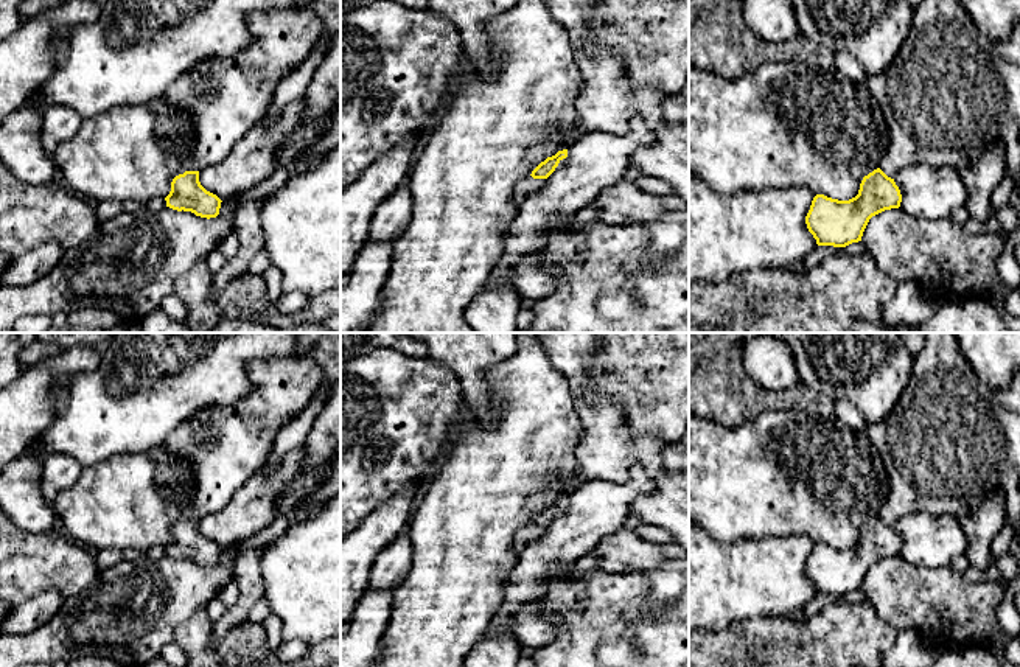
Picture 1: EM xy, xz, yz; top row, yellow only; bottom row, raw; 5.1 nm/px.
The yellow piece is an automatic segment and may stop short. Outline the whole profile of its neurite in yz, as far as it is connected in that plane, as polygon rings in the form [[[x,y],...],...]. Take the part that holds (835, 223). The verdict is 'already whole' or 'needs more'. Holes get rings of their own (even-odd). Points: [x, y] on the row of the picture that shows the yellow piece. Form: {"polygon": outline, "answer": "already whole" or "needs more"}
{"polygon": [[[922,0],[913,8],[910,34],[892,64],[868,76],[866,84],[883,112],[888,148],[880,166],[863,177],[855,197],[813,197],[805,224],[818,246],[858,243],[872,216],[899,208],[902,194],[889,176],[905,166],[961,171],[976,163],[989,145],[1001,141],[1006,173],[1020,188],[1020,20],[1008,39],[990,40],[975,28],[961,0]]], "answer": "needs more"}

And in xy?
{"polygon": [[[294,6],[250,14],[249,30],[252,42],[247,48],[194,65],[162,95],[169,106],[185,110],[194,124],[194,145],[182,165],[185,173],[173,179],[171,191],[165,197],[166,207],[173,210],[191,211],[207,219],[219,215],[222,201],[201,185],[199,171],[224,162],[255,123],[267,115],[278,82],[317,48],[323,22],[313,9]]], "answer": "needs more"}

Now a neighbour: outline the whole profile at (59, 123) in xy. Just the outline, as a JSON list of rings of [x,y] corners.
[[[53,107],[44,113],[42,145],[45,152],[53,160],[56,148],[73,137],[75,131],[82,123],[75,112],[65,107]]]

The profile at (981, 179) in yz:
[[[1001,141],[989,145],[976,163],[959,171],[969,194],[966,210],[970,219],[986,222],[995,215],[990,197],[1006,174],[1006,152]]]

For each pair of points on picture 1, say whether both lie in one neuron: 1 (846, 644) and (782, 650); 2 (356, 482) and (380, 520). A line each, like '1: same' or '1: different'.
1: same
2: different

